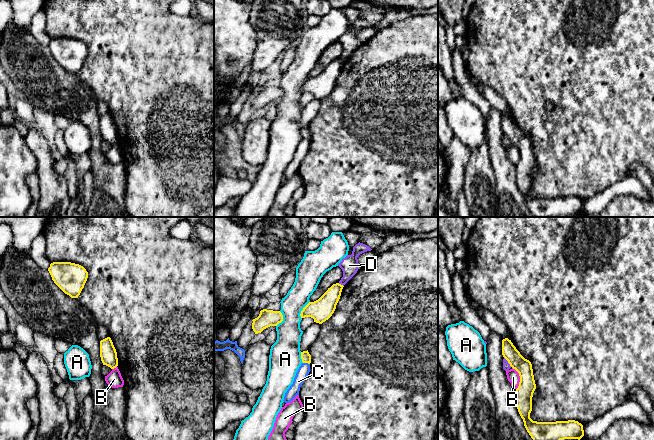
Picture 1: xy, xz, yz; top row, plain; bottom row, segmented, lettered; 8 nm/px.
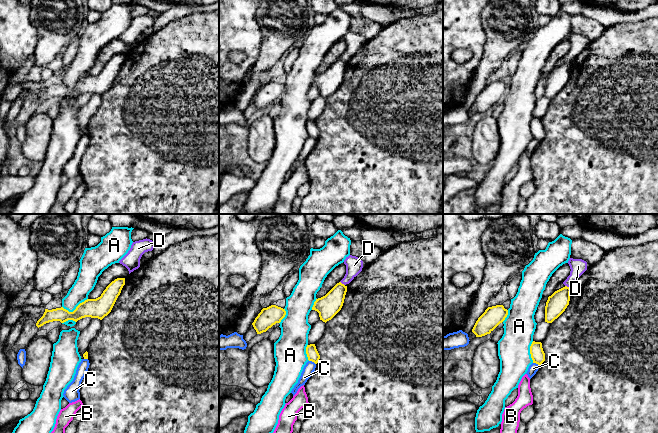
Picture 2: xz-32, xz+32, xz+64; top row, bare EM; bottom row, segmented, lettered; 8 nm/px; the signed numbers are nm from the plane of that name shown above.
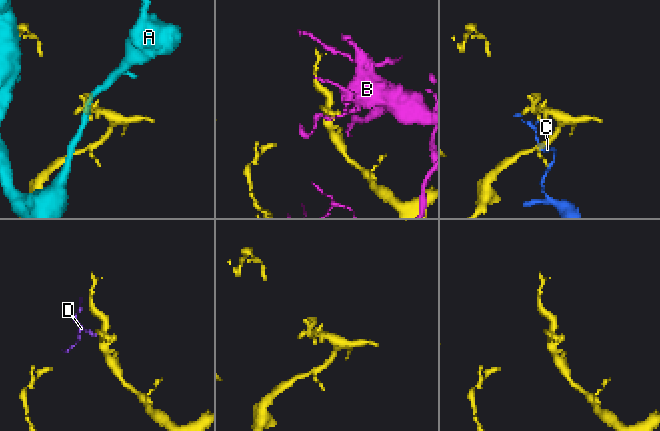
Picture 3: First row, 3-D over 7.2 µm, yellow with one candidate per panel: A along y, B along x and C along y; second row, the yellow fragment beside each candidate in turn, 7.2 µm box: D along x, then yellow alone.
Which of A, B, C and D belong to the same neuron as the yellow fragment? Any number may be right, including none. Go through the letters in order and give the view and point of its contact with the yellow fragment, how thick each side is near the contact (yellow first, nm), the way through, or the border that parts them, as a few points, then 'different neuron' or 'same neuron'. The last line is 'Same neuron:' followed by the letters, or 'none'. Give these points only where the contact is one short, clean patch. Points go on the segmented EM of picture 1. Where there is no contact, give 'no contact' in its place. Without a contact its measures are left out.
A: meets yellow in xz at (302, 310); 180 nm thick on the yellow side, 200 nm on the other; different neuron
B: meets yellow in yz at (520, 378); 140 nm thick on the yellow side, 100 nm on the other; different neuron
C: meets yellow in xz at (306, 362); 80 nm thick on the yellow side, 90 nm on the other; different neuron
D: meets yellow in yz at (508, 362); 140 nm thick on the yellow side, 60 nm on the other; border along yz (504, 357), (511, 366); different neuron
Same neuron: none

